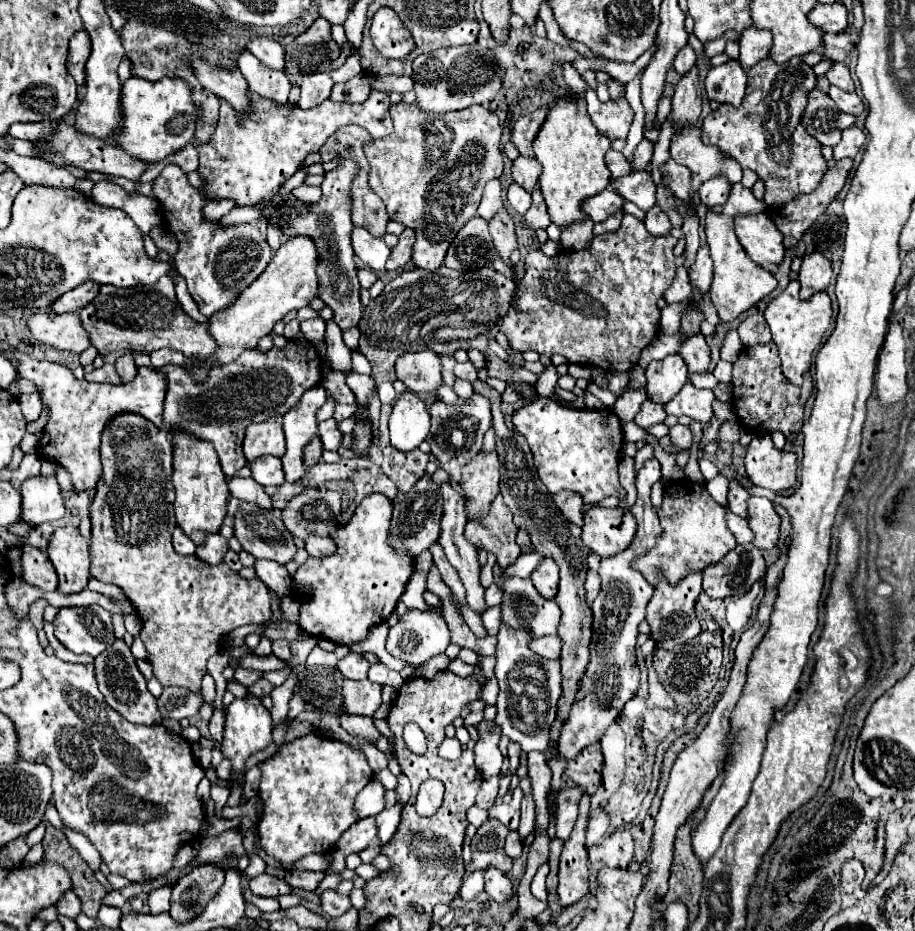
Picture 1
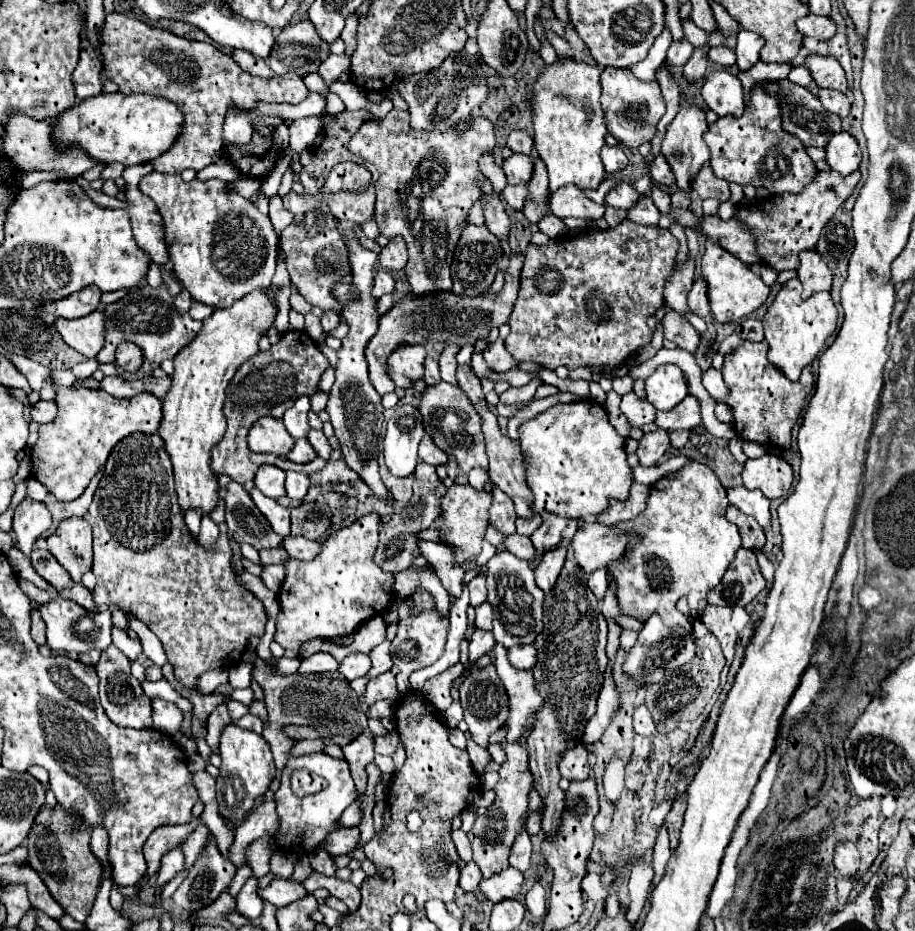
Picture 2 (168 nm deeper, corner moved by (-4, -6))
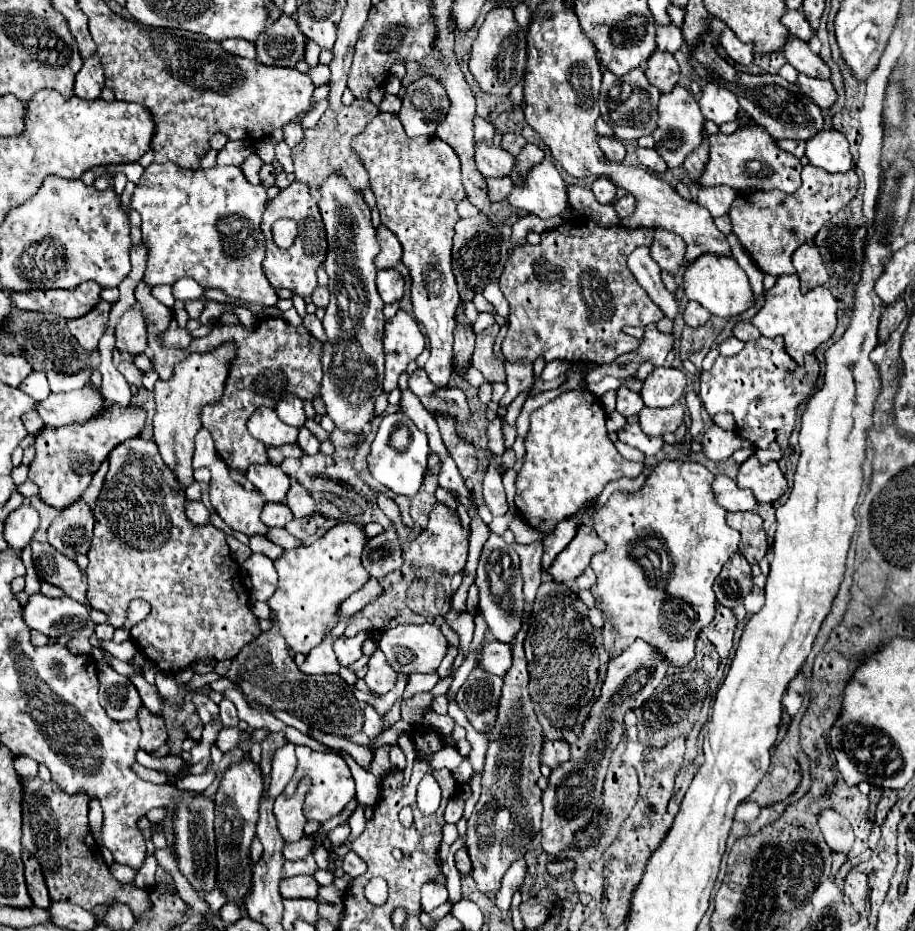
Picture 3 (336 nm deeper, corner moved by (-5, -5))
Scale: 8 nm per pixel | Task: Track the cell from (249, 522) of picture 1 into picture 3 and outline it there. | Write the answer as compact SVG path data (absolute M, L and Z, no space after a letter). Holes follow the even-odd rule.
M201 429L195 437L195 457L193 457L193 467L207 467L211 471L211 489L209 489L209 497L211 497L211 503L215 507L215 511L221 515L221 519L227 523L229 529L237 531L237 533L243 533L247 537L253 537L253 535L267 535L269 527L263 525L263 521L259 519L261 515L261 509L265 505L265 499L261 497L261 493L257 493L255 489L249 491L245 489L243 485L235 483L231 477L229 477L229 467L225 465L225 461L221 457L217 457L217 451L215 451L215 445L213 439L211 439L211 433L207 429Z

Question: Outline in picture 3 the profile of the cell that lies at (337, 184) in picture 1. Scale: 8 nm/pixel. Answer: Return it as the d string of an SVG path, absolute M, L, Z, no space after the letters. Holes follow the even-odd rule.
M293 181L287 189L281 189L281 193L269 201L269 207L267 207L263 221L261 221L261 229L263 229L265 245L267 245L263 269L265 269L269 283L275 289L289 289L299 297L311 297L313 289L317 287L317 269L323 267L325 253L327 253L329 245L327 245L325 225L321 221L321 213L317 209L317 203L311 197L309 189L299 181ZM283 217L295 219L299 225L299 235L289 249L277 249L277 245L273 241L273 233L271 233L271 225Z

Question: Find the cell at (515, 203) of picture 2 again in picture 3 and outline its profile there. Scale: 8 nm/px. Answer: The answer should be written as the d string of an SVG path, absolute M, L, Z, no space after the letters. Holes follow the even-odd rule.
M503 177L503 179L487 179L487 185L489 185L489 199L493 203L497 201L505 201L507 195L511 193L513 189L513 179L511 177Z

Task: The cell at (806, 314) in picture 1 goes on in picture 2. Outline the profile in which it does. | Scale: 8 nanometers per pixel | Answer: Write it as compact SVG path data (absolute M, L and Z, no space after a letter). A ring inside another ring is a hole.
M796 278L788 280L780 288L772 306L762 318L766 342L770 346L768 358L778 370L784 372L788 380L794 382L800 378L802 368L812 364L812 360L818 356L826 338L836 330L836 322L838 322L838 310L830 298L830 292L816 292L808 300L802 300L800 292L802 292L800 282Z

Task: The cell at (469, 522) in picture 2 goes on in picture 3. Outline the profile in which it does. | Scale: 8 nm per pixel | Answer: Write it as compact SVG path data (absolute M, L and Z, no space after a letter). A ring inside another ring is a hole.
M437 501L429 515L427 527L405 551L405 563L399 573L393 571L389 577L381 579L383 595L371 601L361 613L353 617L345 636L354 637L363 629L385 631L399 623L425 623L431 617L443 617L443 613L451 609L451 579L455 573L463 571L467 563L467 551L469 535L461 523L461 517L455 509Z

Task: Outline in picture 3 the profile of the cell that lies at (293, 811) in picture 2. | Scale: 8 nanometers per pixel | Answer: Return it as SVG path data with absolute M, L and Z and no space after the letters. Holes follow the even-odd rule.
M297 747L297 759L299 759L299 765L297 765L297 771L293 775L293 779L287 783L283 795L285 797L293 797L293 791L297 789L297 783L303 775L309 775L311 781L313 781L313 787L311 791L307 793L305 797L305 803L303 803L303 815L307 819L315 819L315 821L327 821L331 819L333 815L341 813L343 807L353 799L355 795L355 781L351 777L351 771L347 767L347 763L335 755L335 753L319 753L319 751L313 751L309 747Z

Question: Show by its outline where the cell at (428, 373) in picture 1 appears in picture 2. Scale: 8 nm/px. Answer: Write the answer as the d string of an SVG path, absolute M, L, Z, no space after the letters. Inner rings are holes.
M402 344L388 356L388 376L400 388L410 388L412 380L420 380L424 372L426 350L420 344Z

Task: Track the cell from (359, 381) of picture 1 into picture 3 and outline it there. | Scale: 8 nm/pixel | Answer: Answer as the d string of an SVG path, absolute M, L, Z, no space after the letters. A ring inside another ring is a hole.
M307 315L307 317L303 319L303 327L305 327L317 341L321 341L321 343L325 345L325 329L323 329L321 321L319 321L315 315Z

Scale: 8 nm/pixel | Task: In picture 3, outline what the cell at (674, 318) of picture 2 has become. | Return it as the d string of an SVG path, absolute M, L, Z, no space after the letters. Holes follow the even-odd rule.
M641 247L635 249L629 259L627 259L629 269L633 271L635 279L639 281L639 285L647 291L647 295L651 297L651 301L655 301L661 311L665 313L665 317L669 317L671 321L679 315L679 303L675 301L675 297L665 289L663 279L661 279L661 269L659 265L651 259L649 255L649 247Z

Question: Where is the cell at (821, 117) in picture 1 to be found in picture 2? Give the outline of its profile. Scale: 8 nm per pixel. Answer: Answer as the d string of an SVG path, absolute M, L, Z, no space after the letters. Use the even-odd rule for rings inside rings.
M774 80L774 82L766 82L762 86L768 94L776 94L778 102L780 102L780 118L782 118L782 126L788 134L796 136L804 146L818 146L822 148L824 142L828 142L828 134L836 134L842 130L842 122L836 114L824 110L824 106L820 106L820 100L810 94L806 88L792 84L790 80Z

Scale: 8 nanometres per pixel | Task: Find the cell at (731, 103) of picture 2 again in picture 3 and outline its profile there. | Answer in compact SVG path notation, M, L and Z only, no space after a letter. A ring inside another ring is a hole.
M707 83L701 91L701 99L699 99L701 111L705 115L705 119L721 125L727 121L735 121L737 119L737 97L733 97L733 93L717 83Z

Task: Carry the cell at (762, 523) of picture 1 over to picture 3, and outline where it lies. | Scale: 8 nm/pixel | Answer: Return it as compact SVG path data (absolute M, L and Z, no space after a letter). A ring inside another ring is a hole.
M717 475L713 483L713 491L717 495L717 503L727 511L757 511L759 503L747 489L739 489L733 479L727 475Z

